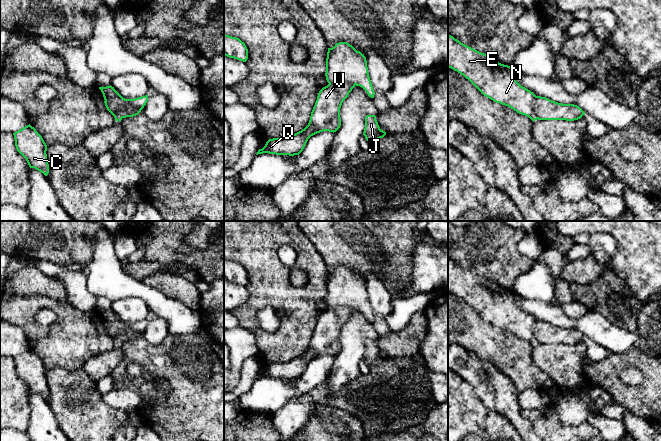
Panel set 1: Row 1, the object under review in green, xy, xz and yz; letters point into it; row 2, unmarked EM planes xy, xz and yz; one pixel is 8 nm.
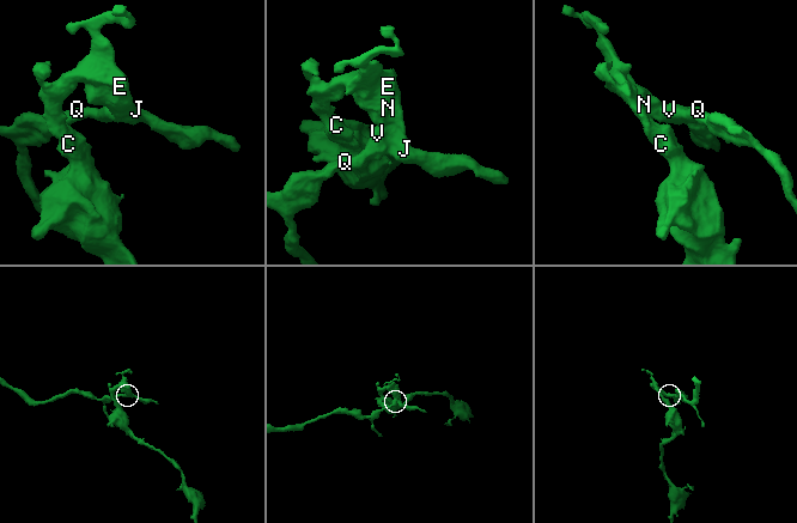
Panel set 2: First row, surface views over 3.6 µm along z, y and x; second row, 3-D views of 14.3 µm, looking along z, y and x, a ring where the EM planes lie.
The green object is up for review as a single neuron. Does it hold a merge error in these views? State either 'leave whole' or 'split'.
split

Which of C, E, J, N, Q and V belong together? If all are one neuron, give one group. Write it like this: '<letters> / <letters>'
C E N / J Q V

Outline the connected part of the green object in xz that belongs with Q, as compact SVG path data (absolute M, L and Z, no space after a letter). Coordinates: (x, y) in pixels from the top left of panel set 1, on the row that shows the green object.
M335 83L323 87L318 93L308 125L289 137L269 139L256 155L299 155L311 136L323 131L336 132L341 126L341 105L354 87L351 83Z

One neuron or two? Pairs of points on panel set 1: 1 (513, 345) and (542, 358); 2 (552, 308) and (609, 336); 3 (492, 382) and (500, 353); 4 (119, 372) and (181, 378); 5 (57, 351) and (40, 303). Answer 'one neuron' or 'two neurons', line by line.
1: two neurons
2: one neuron
3: two neurons
4: one neuron
5: one neuron

